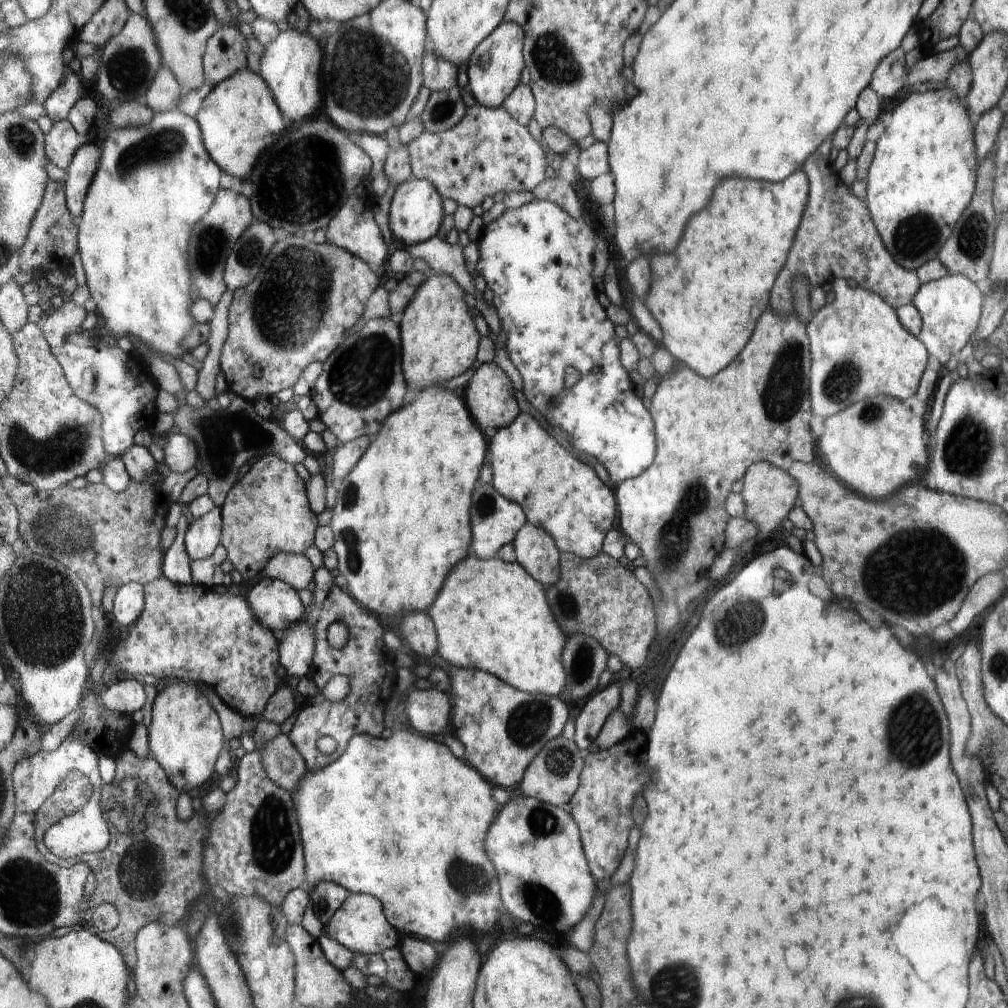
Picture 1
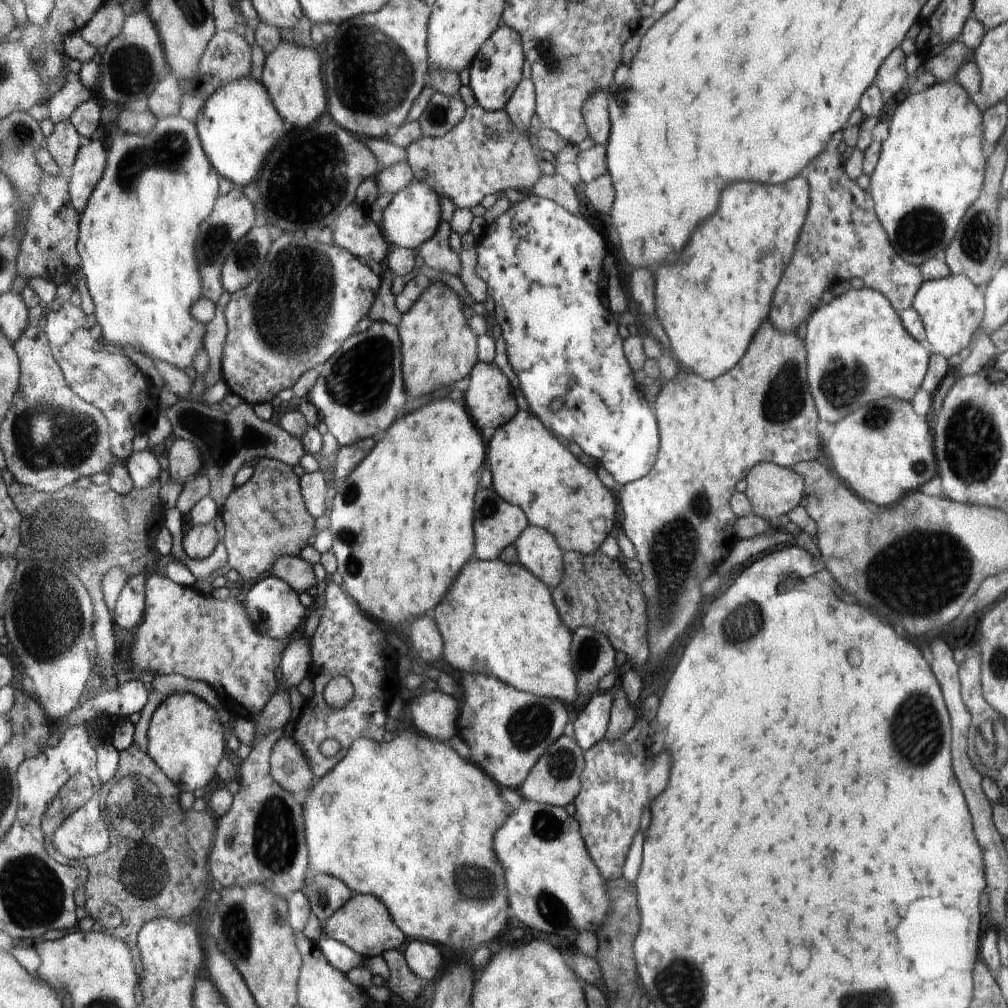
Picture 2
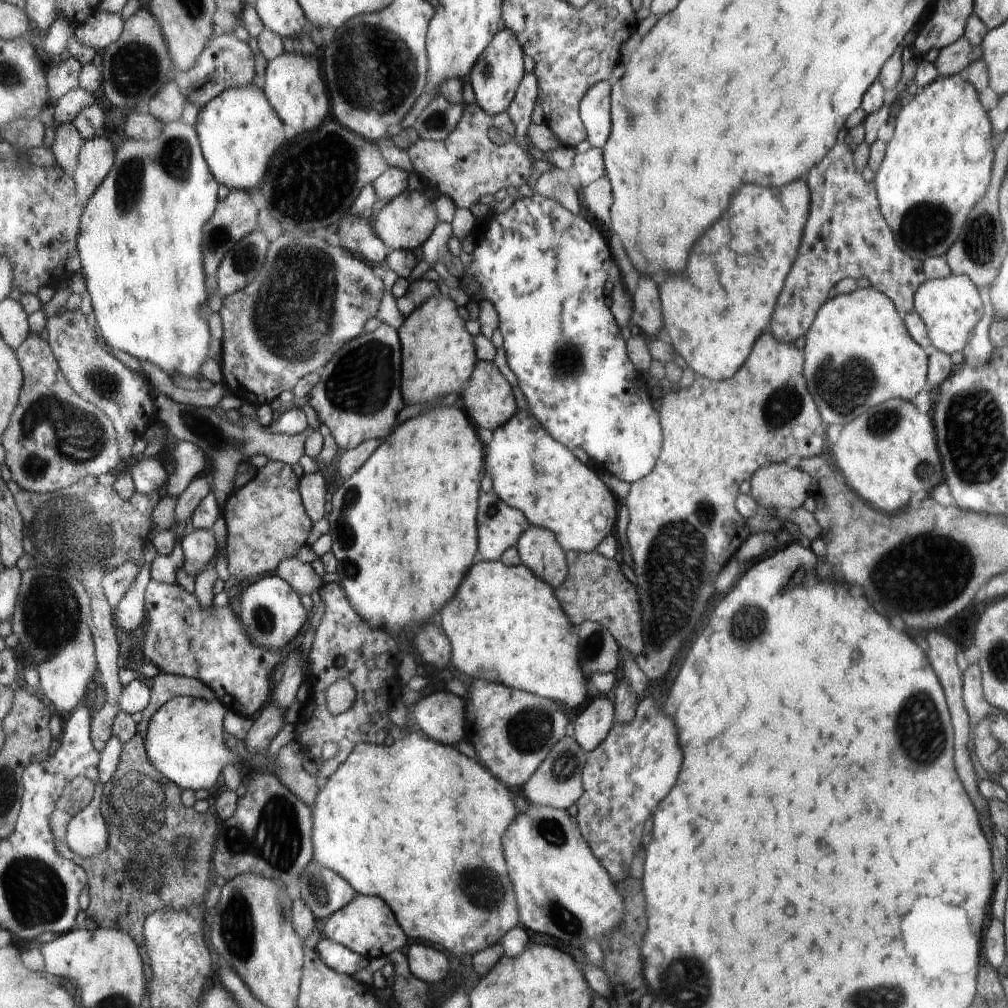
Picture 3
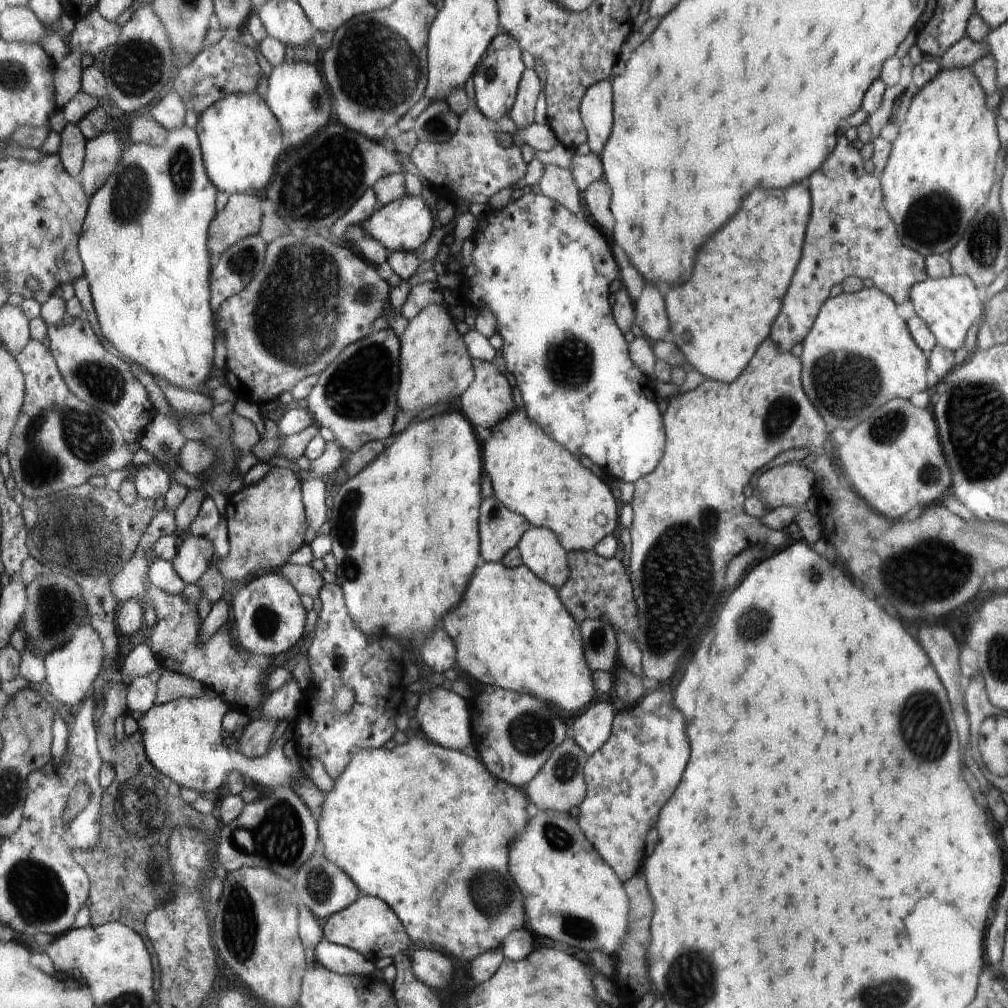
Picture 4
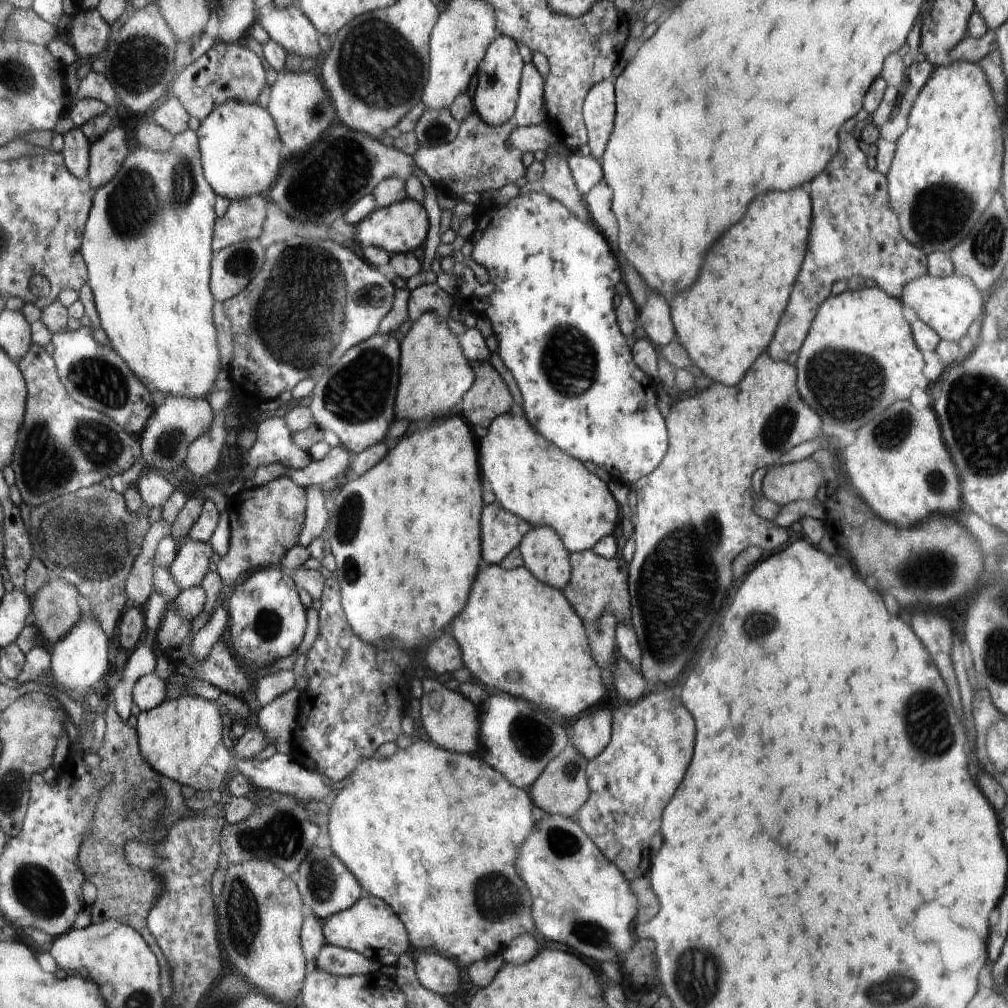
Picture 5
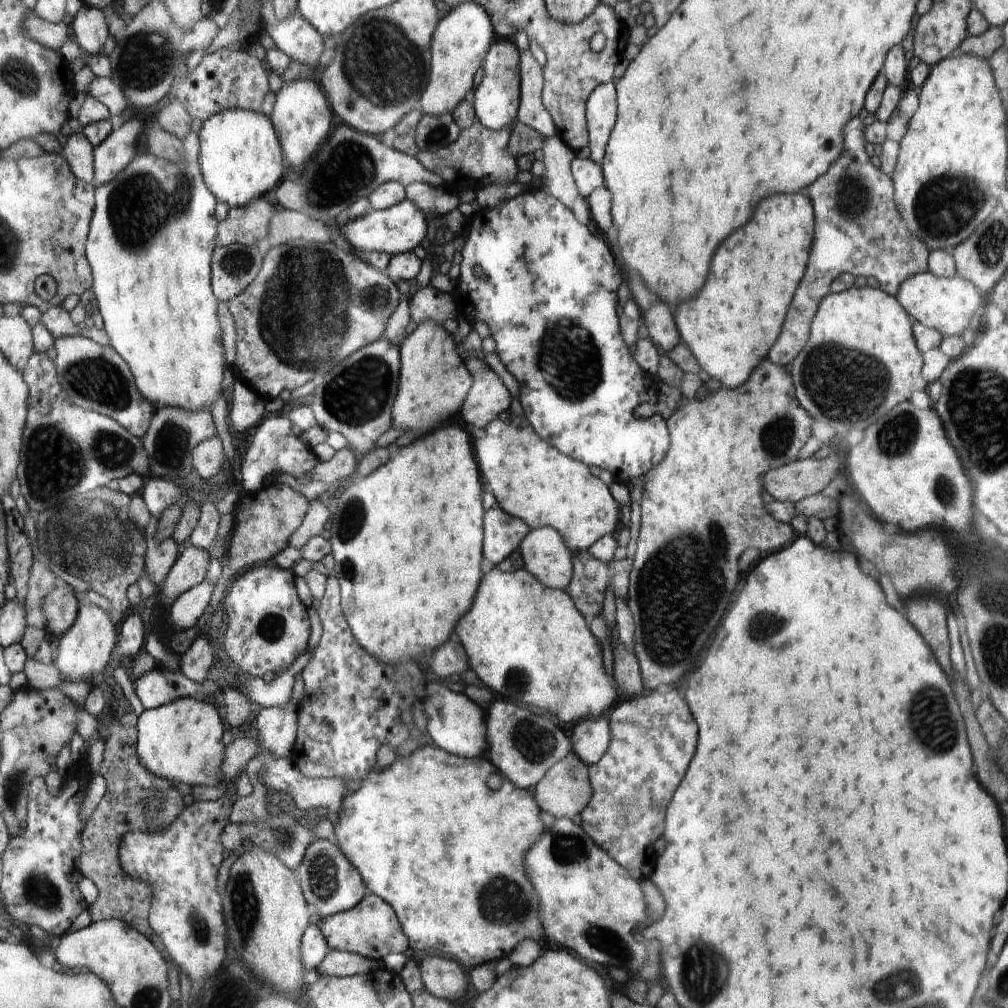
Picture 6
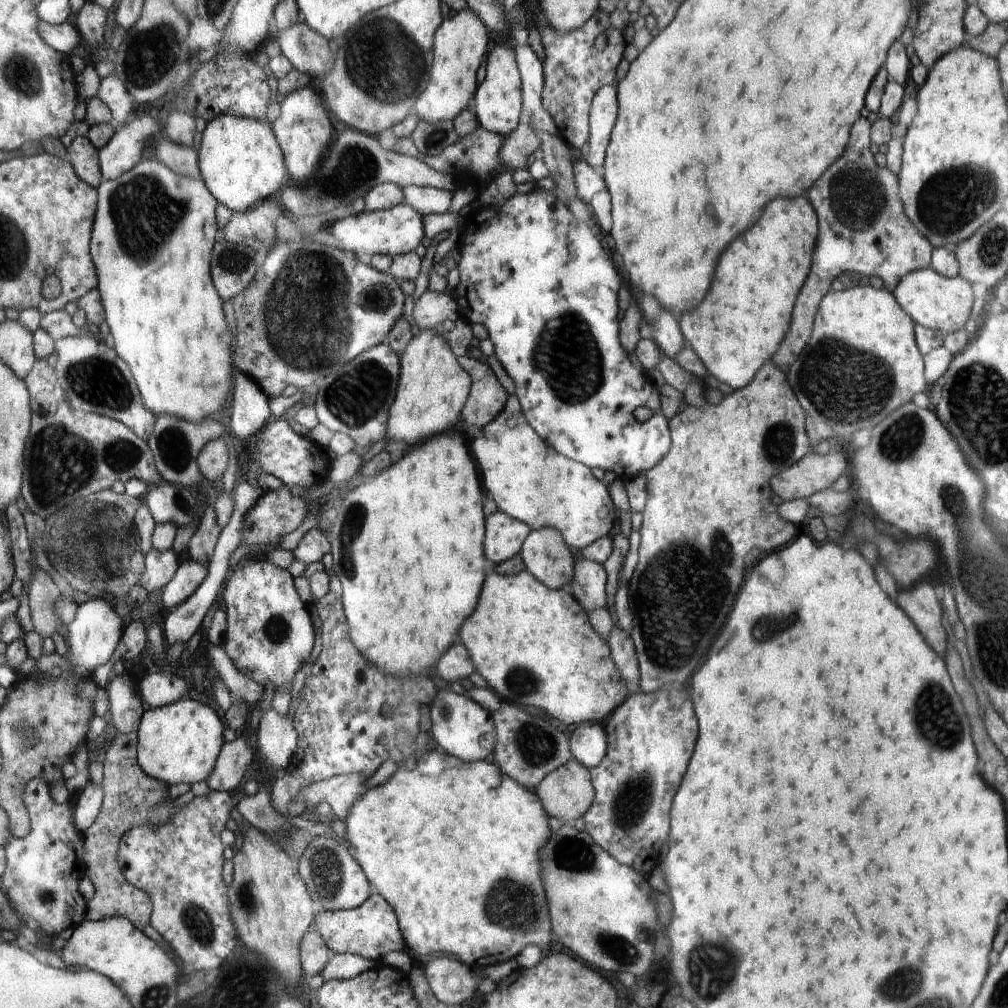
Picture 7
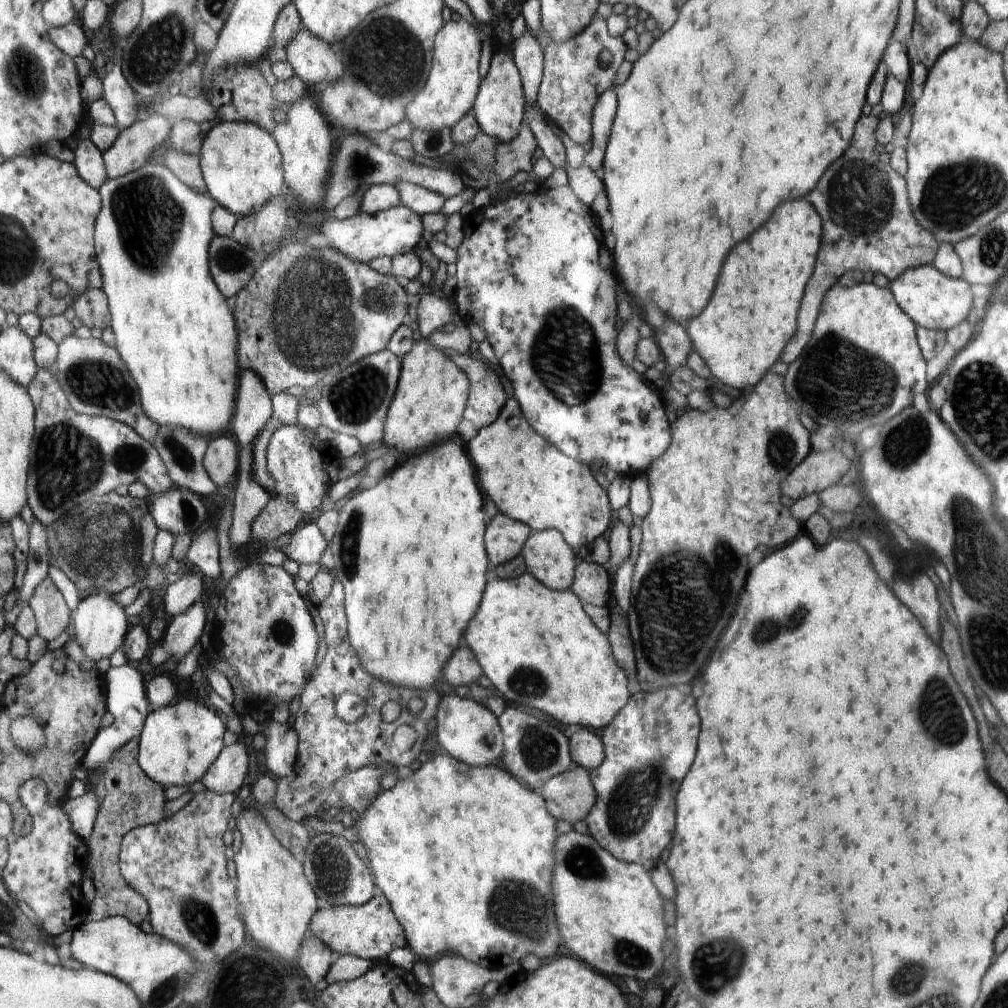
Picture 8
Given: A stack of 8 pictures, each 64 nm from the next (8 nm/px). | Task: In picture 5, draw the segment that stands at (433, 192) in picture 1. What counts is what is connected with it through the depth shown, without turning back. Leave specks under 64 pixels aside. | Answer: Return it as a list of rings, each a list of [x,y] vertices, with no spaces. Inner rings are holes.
[[[406,197],[394,204],[374,209],[359,223],[354,224],[353,240],[362,247],[380,247],[388,254],[412,253],[422,246],[428,236],[428,216],[422,203]]]

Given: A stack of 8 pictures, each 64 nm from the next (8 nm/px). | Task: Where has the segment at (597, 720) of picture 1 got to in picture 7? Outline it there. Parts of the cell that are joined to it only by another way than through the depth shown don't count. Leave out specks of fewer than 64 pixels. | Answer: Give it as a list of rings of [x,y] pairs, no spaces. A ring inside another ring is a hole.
[[[594,723],[577,725],[571,738],[571,751],[584,766],[595,767],[603,761],[607,750],[604,726]]]

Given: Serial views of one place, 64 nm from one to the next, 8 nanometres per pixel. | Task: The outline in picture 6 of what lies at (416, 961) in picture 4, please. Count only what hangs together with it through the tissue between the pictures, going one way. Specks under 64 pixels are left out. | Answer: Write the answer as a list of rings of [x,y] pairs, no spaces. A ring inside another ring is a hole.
[[[427,957],[420,962],[422,982],[433,995],[454,1001],[464,996],[470,977],[455,960],[443,957]]]

